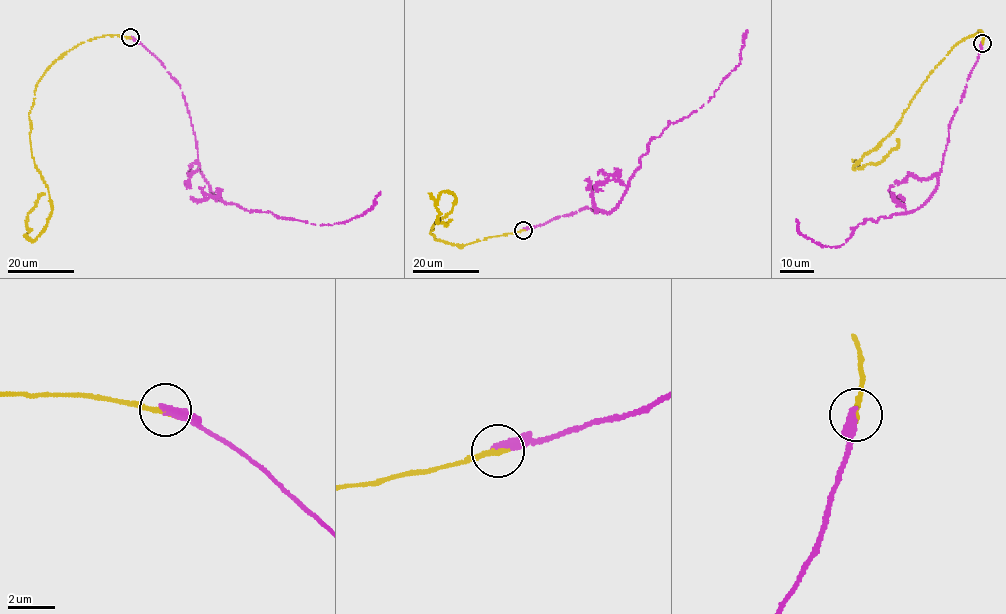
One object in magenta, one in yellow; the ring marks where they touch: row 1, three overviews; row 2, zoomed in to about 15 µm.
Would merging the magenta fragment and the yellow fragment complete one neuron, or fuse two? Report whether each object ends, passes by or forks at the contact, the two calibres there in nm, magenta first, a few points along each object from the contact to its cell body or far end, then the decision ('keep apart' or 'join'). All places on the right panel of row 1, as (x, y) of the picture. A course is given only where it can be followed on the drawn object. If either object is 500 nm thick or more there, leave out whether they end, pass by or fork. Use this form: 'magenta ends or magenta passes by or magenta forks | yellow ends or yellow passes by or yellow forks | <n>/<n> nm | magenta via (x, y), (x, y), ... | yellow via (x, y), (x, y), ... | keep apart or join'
magenta ends | yellow ends | 380/280 nm | magenta via (982, 43), (949, 125), (937, 186), (925, 202), (915, 210), (865, 220), (837, 247), (798, 232), (797, 219) | yellow via (982, 43), (979, 30), (953, 47), (928, 75), (892, 131), (853, 169), (879, 163), (898, 145), (897, 140) | join

